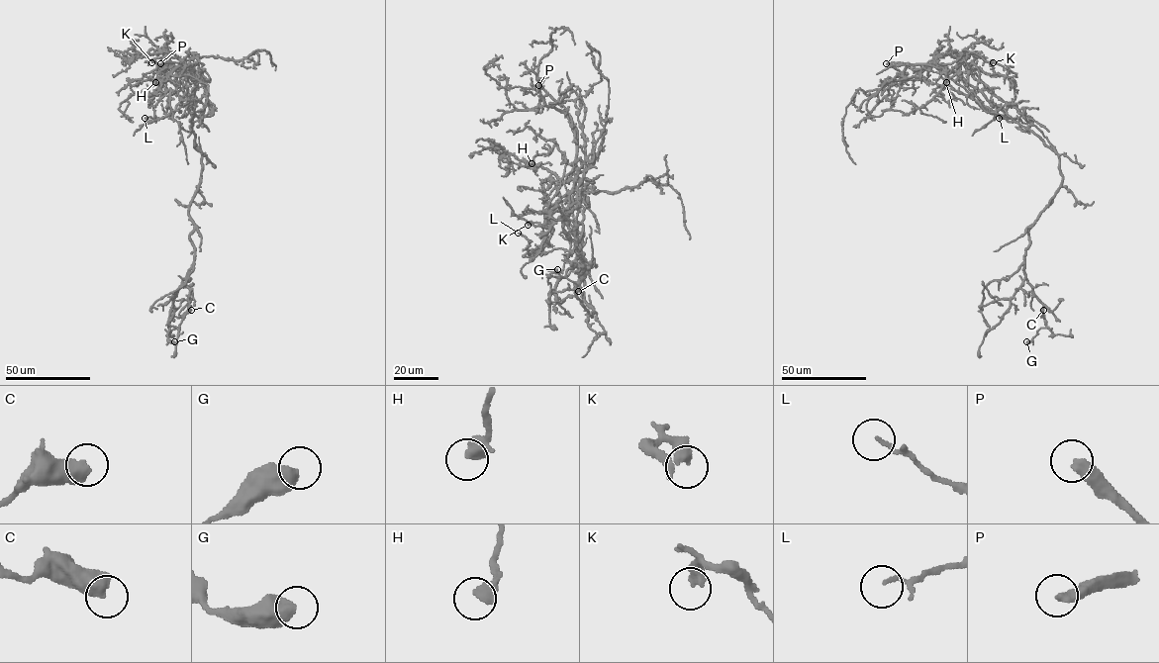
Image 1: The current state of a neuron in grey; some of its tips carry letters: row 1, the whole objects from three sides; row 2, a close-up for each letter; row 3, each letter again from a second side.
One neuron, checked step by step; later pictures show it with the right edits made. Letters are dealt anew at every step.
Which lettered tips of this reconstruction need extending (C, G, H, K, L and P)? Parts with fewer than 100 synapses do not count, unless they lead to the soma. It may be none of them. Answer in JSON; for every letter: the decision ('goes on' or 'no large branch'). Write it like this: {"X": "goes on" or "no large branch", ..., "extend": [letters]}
{"C": "no large branch", "G": "no large branch", "H": "no large branch", "K": "no large branch", "L": "no large branch", "P": "goes on", "extend": ["P"]}

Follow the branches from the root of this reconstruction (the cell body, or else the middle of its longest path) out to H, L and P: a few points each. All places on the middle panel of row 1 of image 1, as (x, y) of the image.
H: (580, 257), (580, 244), (566, 223), (576, 164), (569, 164), (556, 145), (546, 154), (536, 154), (531, 163)
L: (580, 257), (566, 223), (574, 184), (552, 209), (551, 236), (540, 250), (529, 253), (531, 240), (518, 233)
P: (580, 257), (580, 244), (566, 223), (569, 195), (577, 175), (576, 128), (571, 117), (538, 85)

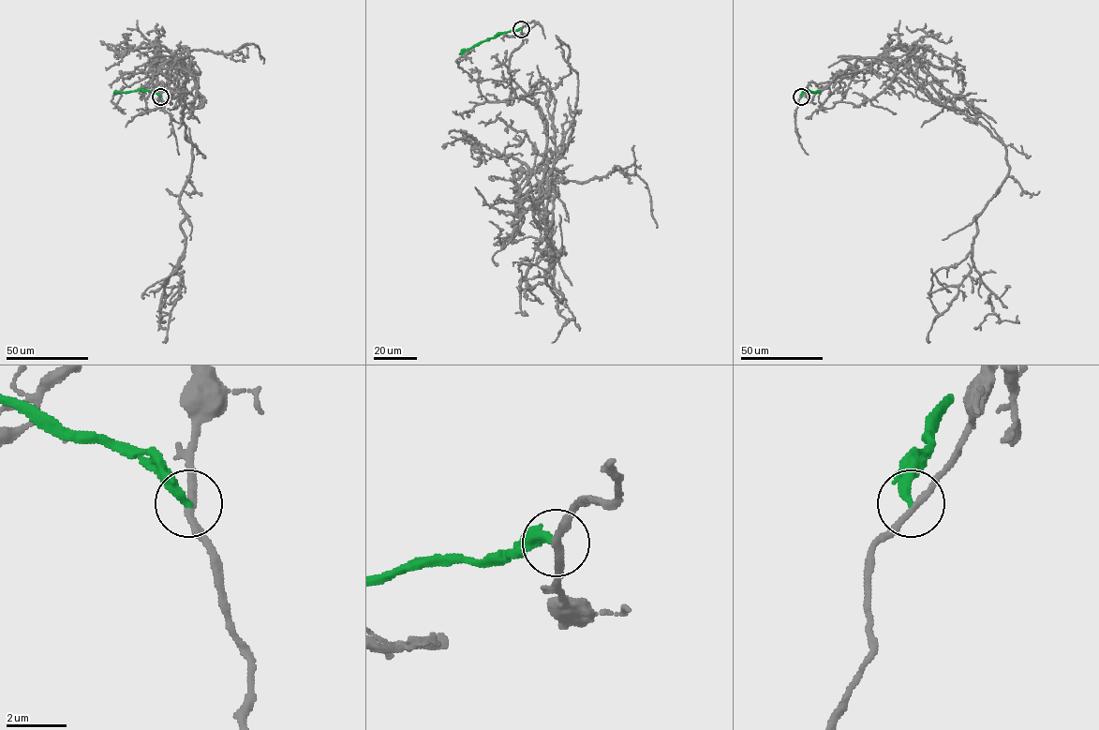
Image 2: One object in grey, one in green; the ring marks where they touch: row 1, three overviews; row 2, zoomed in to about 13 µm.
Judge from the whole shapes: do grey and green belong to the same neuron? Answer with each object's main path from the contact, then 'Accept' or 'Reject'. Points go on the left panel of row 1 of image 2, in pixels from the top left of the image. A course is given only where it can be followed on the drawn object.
Course of grey: (161, 96), (153, 76), (180, 57), (172, 96), (192, 159), (179, 201), (180, 295), (162, 341). Course of green: (161, 96), (141, 89), (113, 93). Reject

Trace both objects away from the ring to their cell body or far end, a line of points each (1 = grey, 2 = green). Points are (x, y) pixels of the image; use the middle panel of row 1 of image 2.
1: (521, 29), (511, 87), (547, 123), (537, 211), (561, 303), (545, 276), (547, 234), (524, 199)
2: (521, 29), (497, 33), (459, 54)

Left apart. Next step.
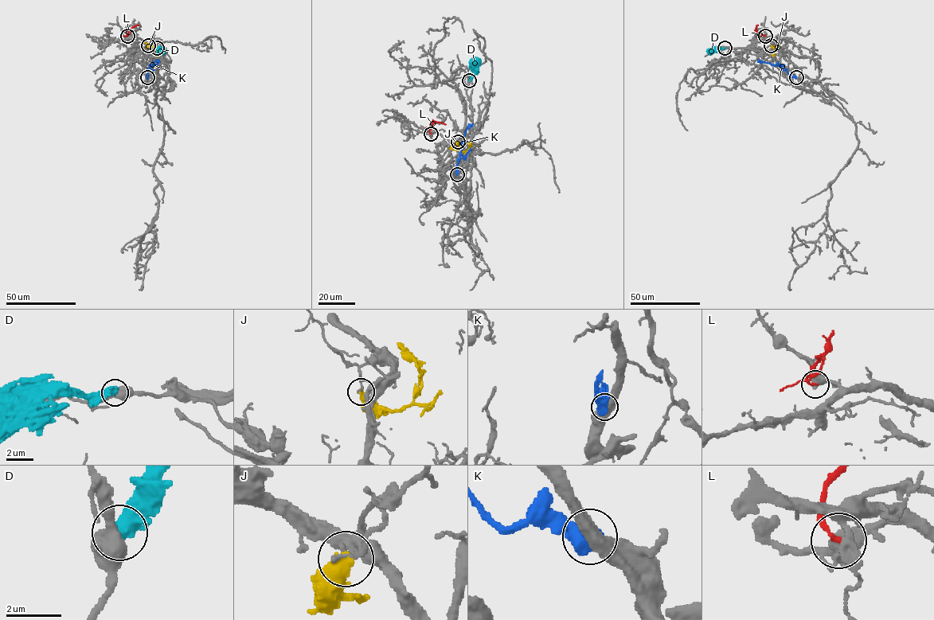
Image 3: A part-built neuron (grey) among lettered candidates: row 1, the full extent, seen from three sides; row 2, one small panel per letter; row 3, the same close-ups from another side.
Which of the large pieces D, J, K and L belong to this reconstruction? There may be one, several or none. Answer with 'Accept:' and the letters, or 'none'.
Accept: none

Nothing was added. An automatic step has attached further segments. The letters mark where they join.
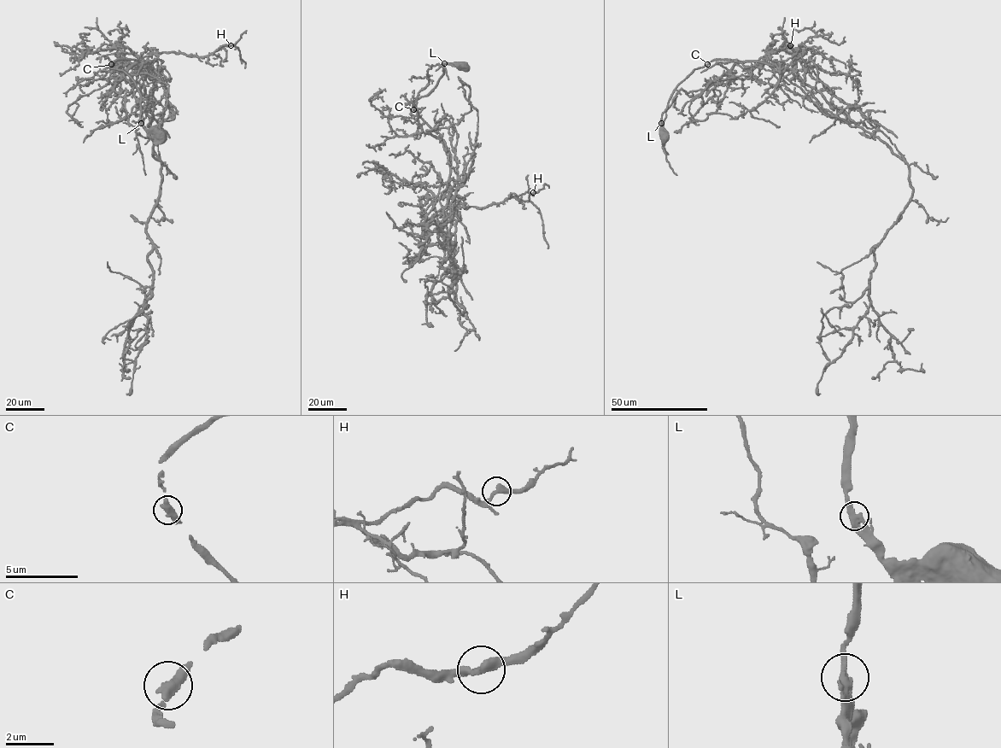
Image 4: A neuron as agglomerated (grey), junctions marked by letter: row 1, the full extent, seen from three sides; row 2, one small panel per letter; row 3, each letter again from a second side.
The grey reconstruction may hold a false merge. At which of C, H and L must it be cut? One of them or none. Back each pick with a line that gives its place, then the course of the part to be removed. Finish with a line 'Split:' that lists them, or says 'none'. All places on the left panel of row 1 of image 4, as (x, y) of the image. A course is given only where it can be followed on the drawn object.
Split: none

